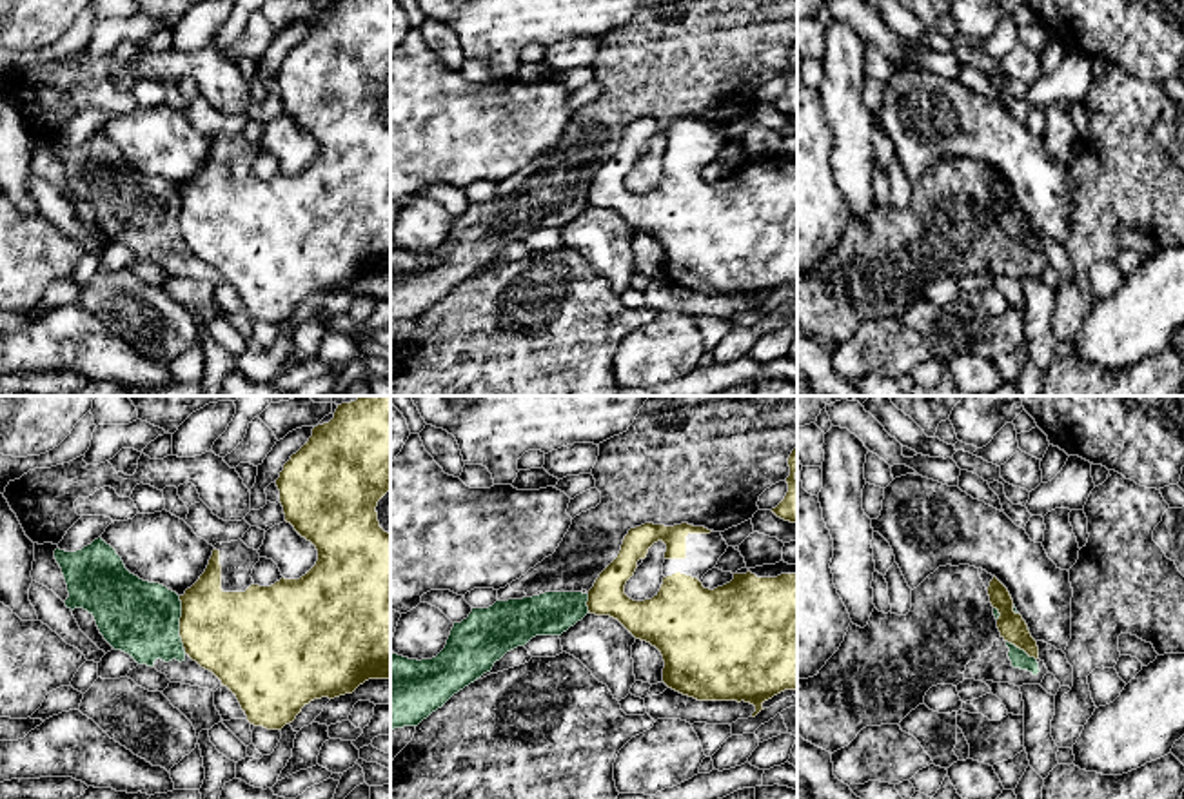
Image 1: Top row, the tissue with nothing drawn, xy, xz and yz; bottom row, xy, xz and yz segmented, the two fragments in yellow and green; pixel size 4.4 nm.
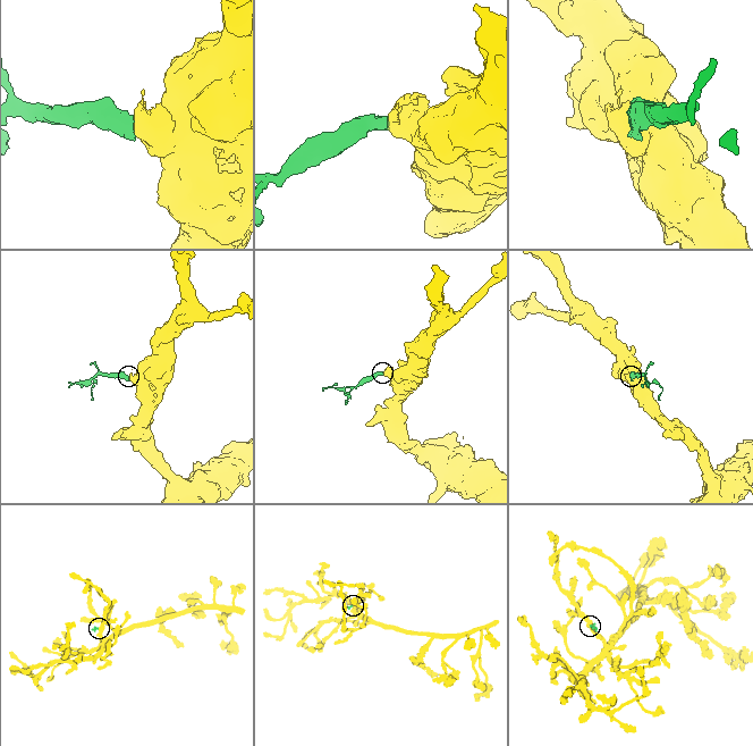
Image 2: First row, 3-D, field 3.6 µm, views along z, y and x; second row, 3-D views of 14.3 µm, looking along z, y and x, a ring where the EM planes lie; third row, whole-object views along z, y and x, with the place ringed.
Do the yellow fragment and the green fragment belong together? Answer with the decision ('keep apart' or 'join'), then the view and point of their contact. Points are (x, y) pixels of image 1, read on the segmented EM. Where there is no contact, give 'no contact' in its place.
keep apart; contact xy (180, 621)

